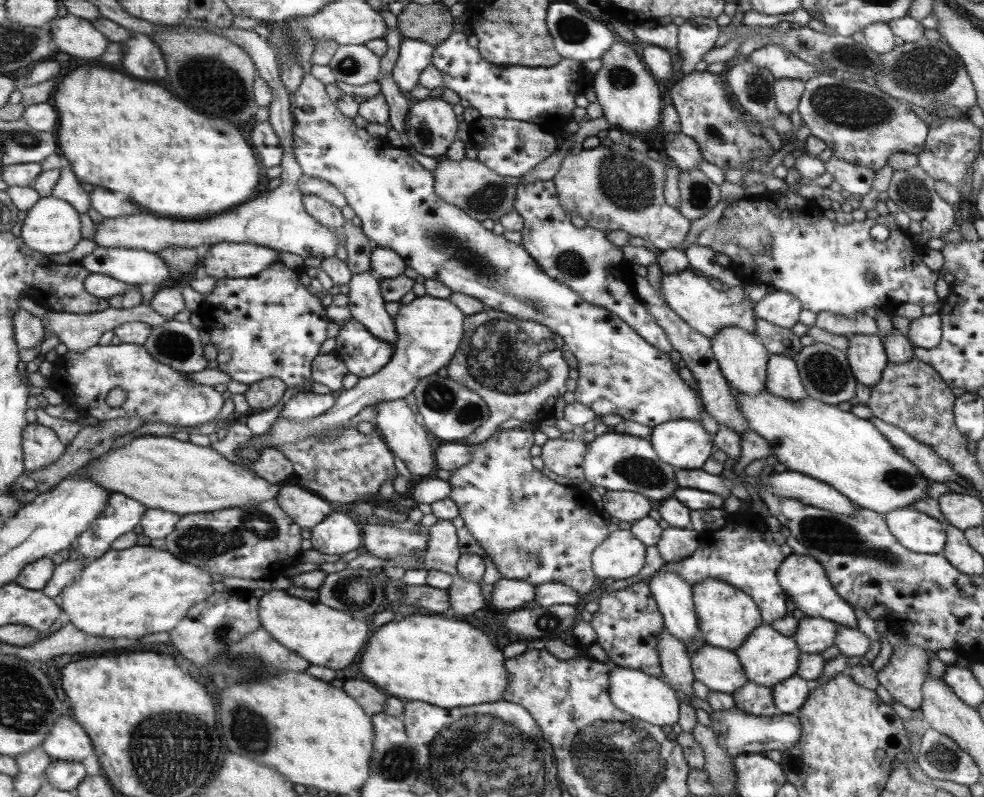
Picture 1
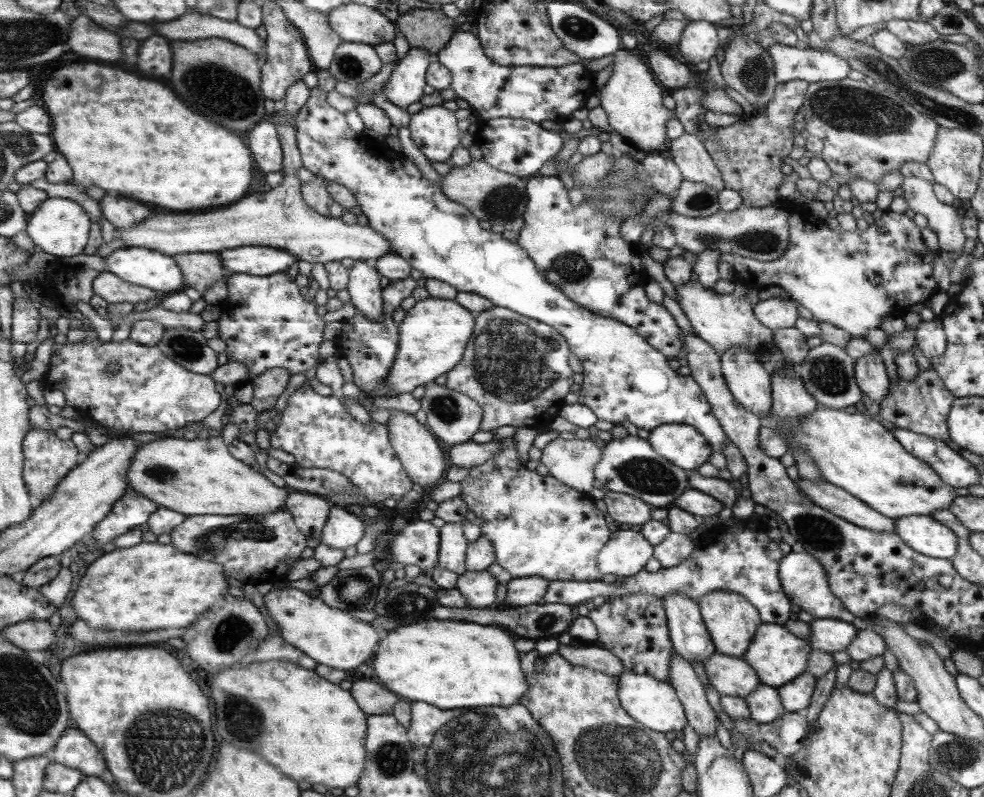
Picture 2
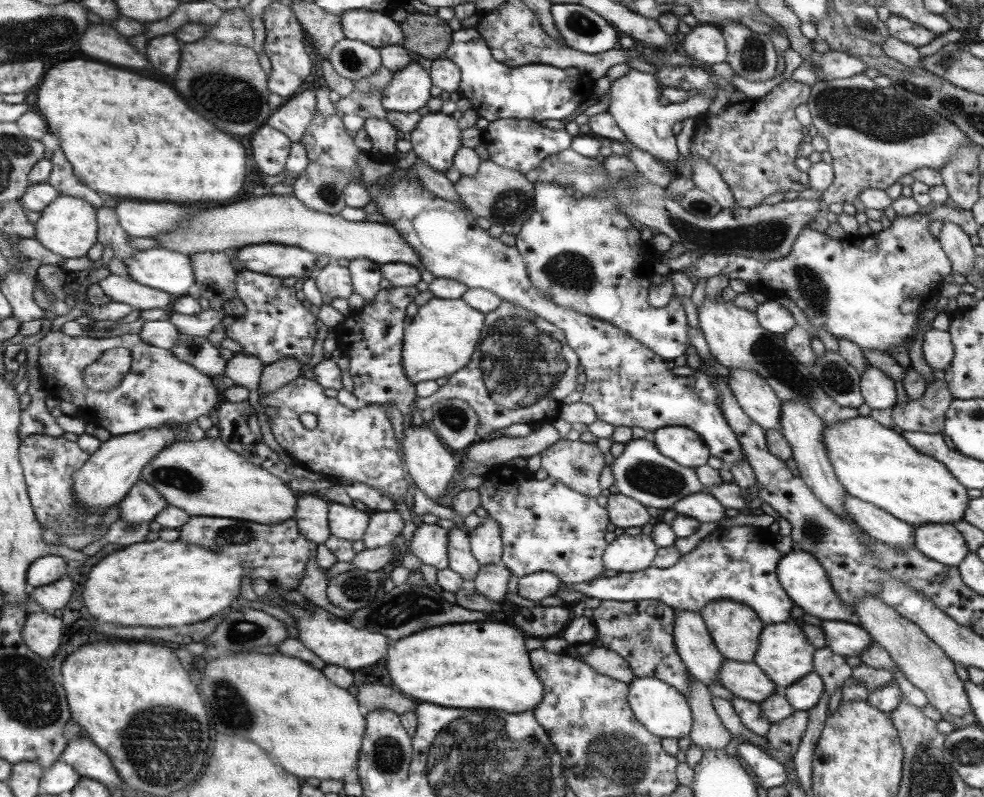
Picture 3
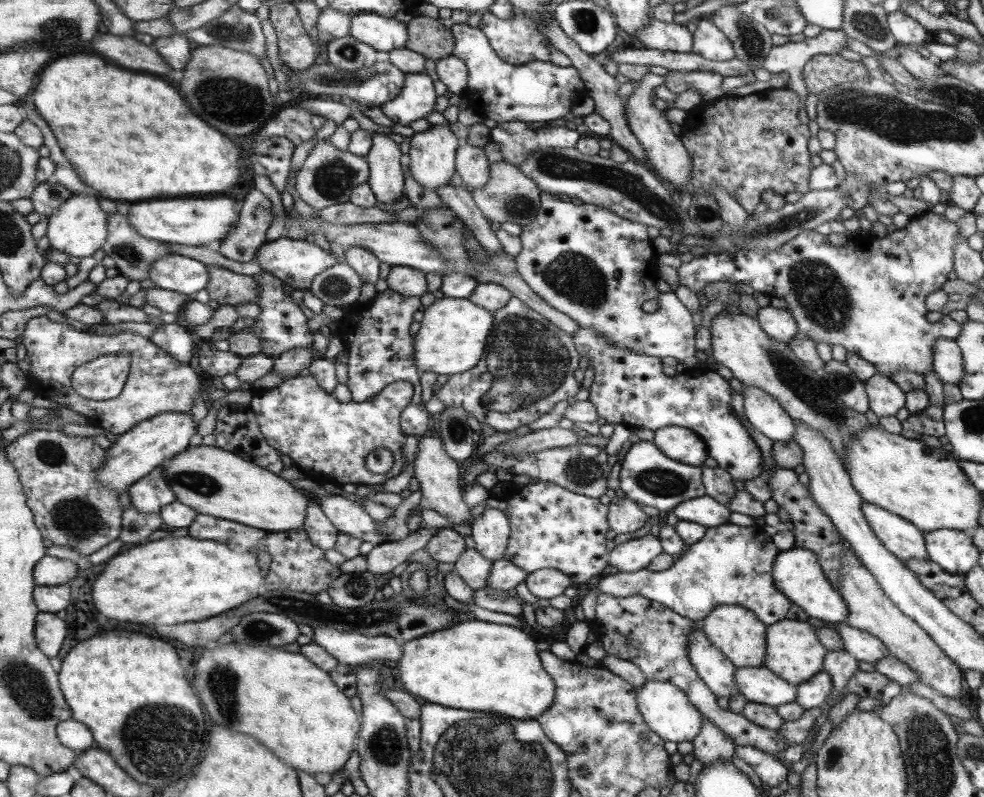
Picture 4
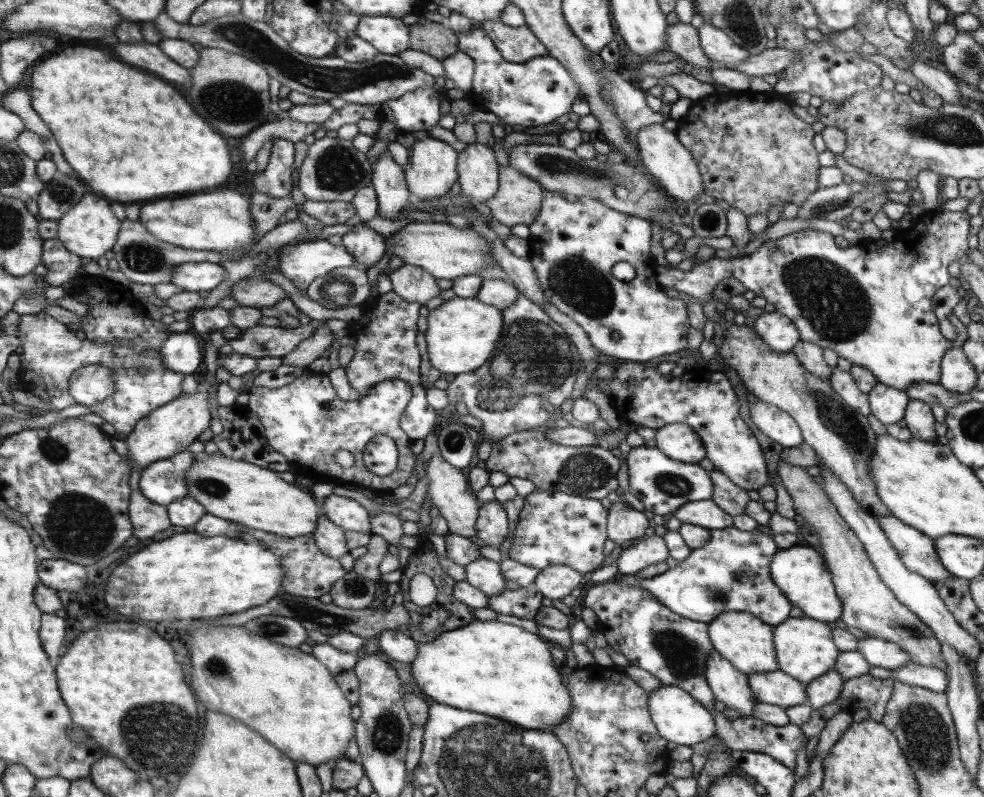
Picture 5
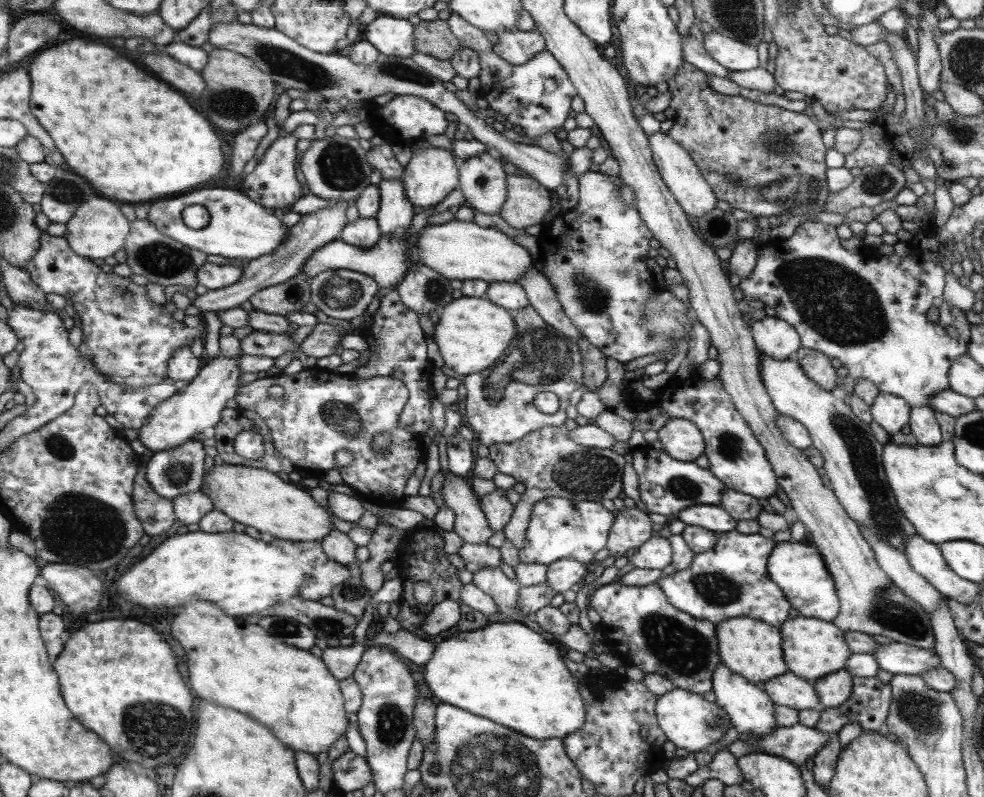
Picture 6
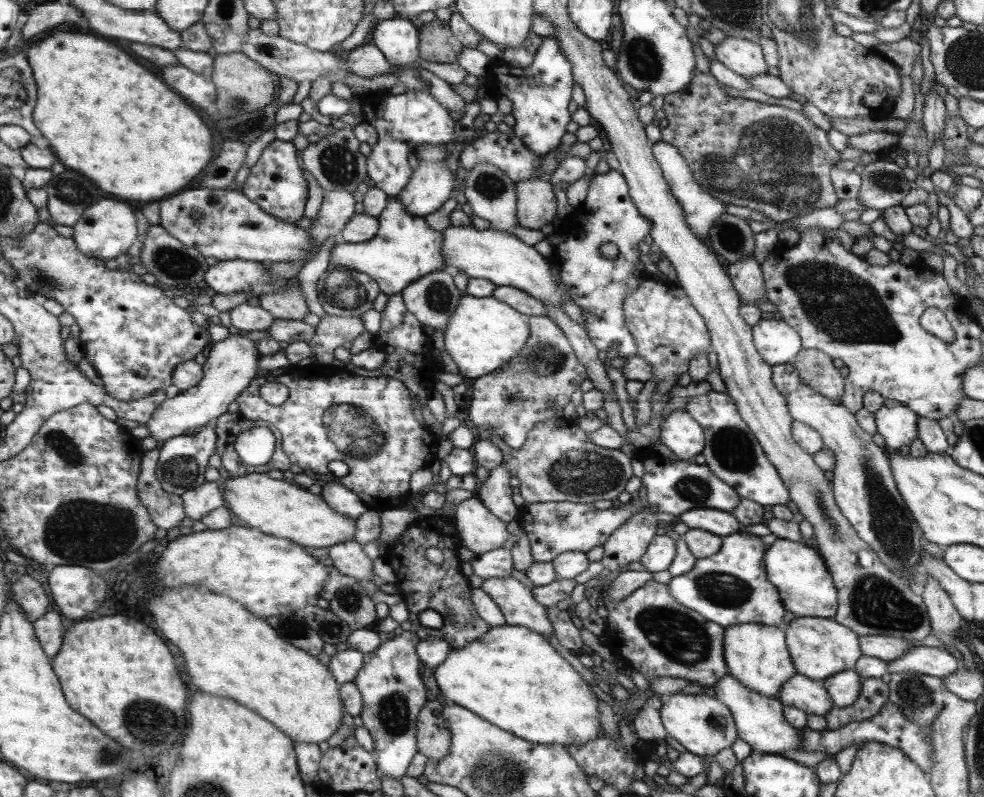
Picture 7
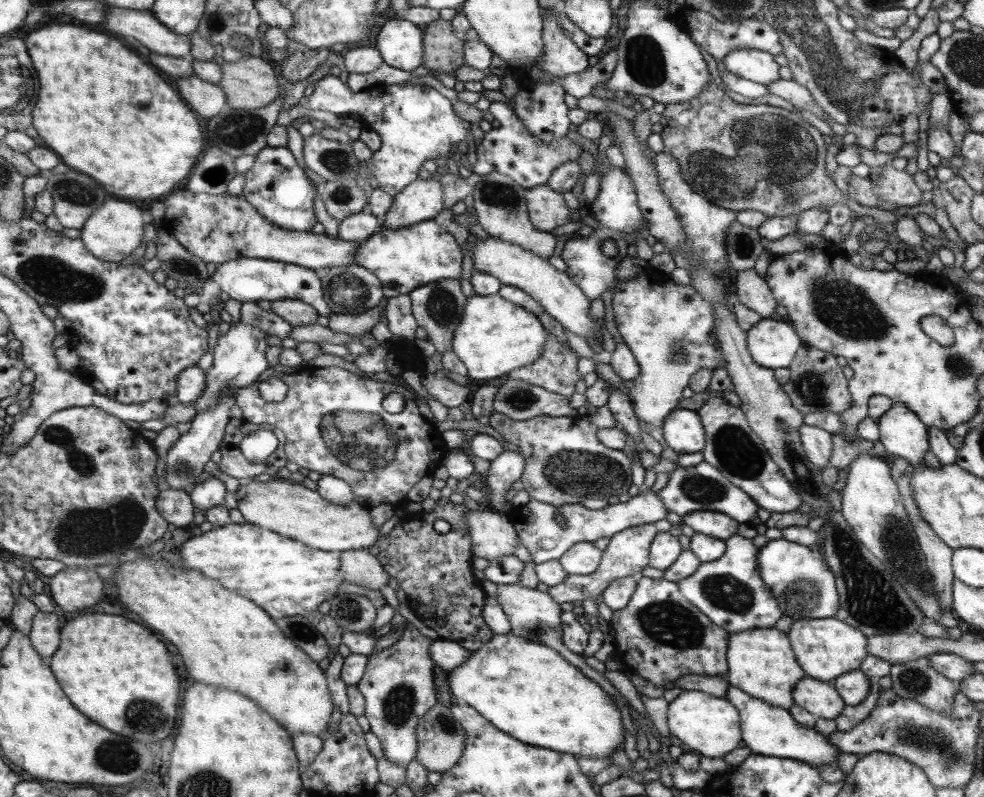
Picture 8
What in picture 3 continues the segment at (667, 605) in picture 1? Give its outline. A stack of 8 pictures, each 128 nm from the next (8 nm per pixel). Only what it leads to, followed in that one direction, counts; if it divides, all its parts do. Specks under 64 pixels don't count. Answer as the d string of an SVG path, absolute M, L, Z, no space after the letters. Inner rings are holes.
M674 609L675 626L673 630L673 639L676 651L680 655L680 659L684 661L689 675L695 677L697 682L701 682L703 686L709 686L712 682L719 684L720 666L723 664L724 655L716 648L715 642L712 640L711 634L708 632L704 619L700 615L700 611L690 611Z

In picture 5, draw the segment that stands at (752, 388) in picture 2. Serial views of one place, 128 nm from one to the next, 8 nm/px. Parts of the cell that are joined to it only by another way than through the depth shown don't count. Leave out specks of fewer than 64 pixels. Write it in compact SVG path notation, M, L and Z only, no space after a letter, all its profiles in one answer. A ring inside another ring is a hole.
M757 399L748 408L751 422L757 430L777 442L782 447L791 448L803 443L800 427L788 415L788 412L774 407L772 404Z

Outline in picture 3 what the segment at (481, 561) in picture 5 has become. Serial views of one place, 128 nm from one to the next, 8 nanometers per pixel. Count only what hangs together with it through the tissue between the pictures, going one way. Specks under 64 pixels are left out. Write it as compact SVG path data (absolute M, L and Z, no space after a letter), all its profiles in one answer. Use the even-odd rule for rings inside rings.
M456 525L448 530L447 562L449 570L458 574L463 581L471 581L481 567L471 551L471 538Z

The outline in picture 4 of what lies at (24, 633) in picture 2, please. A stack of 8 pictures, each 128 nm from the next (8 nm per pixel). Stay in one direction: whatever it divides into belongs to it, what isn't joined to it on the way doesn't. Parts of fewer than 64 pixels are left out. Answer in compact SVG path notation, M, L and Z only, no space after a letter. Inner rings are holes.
M40 612L36 624L36 641L49 657L57 658L67 638L67 622L55 614Z

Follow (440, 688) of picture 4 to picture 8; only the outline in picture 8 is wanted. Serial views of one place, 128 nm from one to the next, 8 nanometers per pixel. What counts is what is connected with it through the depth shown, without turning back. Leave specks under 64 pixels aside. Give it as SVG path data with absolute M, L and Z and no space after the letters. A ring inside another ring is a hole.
M509 630L505 634L494 634L487 643L467 653L465 660L447 672L453 700L475 709L481 717L508 736L524 744L535 745L536 748L552 749L553 752L563 752L574 757L585 756L593 760L611 760L616 749L623 748L619 710L613 708L613 702L595 682L585 678L580 669L571 666L556 649L515 636Z

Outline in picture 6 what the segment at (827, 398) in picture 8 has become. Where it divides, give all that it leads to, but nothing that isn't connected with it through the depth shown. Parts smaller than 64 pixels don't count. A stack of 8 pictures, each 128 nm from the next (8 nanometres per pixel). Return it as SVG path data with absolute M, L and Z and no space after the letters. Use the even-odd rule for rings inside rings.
M801 347L793 357L804 372L822 389L836 391L835 386L839 378L836 377L835 368L829 363L828 356L817 350Z

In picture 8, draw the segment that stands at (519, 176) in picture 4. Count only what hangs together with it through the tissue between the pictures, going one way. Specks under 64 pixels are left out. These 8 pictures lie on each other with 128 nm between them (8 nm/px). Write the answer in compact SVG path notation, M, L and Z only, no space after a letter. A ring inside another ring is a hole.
M537 185L524 190L527 217L533 228L549 233L557 226L571 221L569 208L561 194L553 192L549 185Z

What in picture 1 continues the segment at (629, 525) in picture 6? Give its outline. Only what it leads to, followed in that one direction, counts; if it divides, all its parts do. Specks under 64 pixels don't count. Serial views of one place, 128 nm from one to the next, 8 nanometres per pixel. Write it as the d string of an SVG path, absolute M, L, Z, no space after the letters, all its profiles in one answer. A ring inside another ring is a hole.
M605 491L601 500L603 510L621 522L632 523L651 510L651 502L638 492Z

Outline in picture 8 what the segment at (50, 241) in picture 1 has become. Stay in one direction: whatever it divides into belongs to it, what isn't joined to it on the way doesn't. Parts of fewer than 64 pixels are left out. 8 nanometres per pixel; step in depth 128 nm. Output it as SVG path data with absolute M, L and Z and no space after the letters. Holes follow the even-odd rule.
M107 200L87 220L87 224L82 230L81 240L83 240L89 252L95 254L95 257L119 264L125 256L129 256L131 250L135 250L139 246L139 238L141 238L141 232L143 232L141 226L143 226L143 216L141 216L141 210L137 206L121 202L121 200ZM131 232L135 232L135 242L129 242Z

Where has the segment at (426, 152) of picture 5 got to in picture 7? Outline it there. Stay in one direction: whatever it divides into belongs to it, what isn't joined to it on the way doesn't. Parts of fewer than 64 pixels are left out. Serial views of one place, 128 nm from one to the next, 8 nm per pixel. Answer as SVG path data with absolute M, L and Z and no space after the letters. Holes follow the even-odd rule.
M418 161L411 178L397 196L405 212L411 216L434 213L451 197L455 176L442 161Z

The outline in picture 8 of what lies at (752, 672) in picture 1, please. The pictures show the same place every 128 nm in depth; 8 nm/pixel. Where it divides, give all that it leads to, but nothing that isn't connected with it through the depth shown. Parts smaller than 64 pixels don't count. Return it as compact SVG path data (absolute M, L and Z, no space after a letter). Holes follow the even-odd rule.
M835 617L794 620L787 637L805 675L823 683L830 683L847 672L857 671L868 654L867 636L860 629Z

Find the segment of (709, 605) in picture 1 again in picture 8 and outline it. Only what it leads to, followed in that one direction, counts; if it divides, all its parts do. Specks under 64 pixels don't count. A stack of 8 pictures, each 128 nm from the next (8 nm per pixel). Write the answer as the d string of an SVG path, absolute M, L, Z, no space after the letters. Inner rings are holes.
M774 628L753 629L728 633L726 660L727 683L773 708L788 710L793 706L793 691L801 677L805 676L796 660L787 634Z

